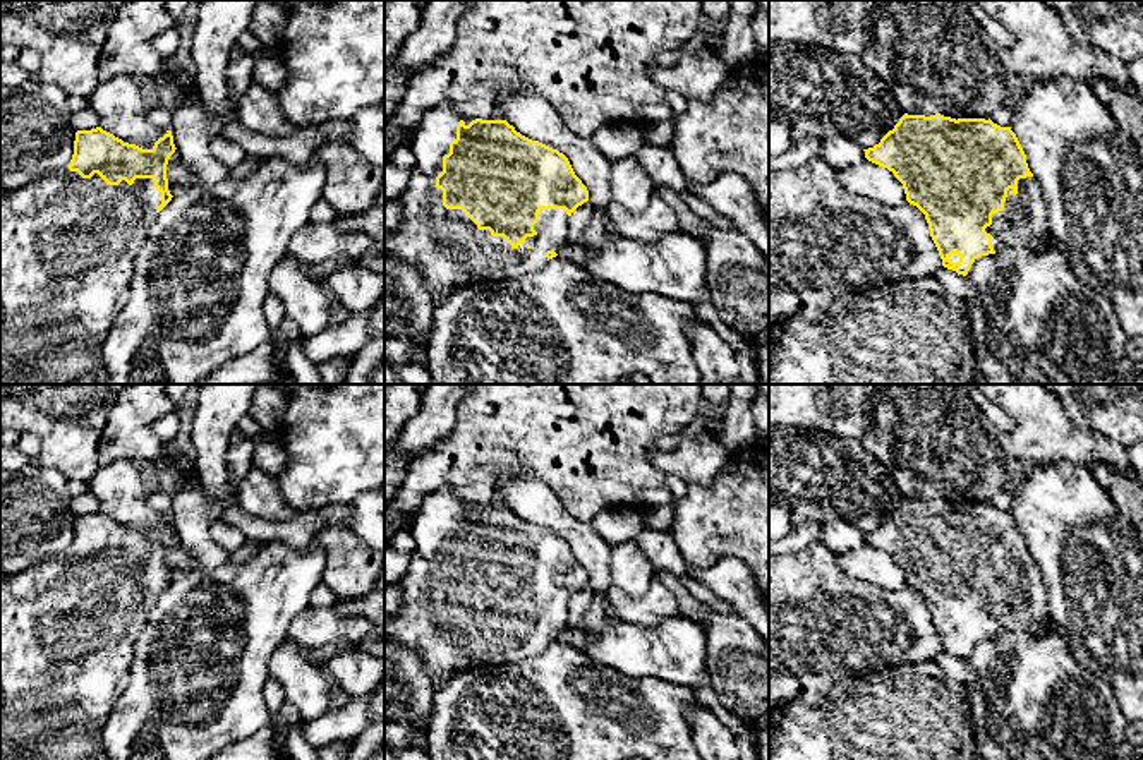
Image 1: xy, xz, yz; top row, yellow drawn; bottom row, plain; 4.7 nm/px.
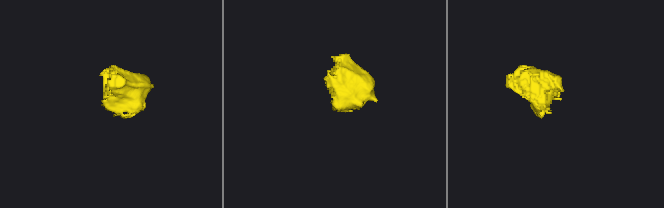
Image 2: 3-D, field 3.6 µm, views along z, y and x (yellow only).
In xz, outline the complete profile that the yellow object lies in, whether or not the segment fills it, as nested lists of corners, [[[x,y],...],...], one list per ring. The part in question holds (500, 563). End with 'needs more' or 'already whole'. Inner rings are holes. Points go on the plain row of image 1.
[[[451,489],[429,494],[410,527],[415,551],[408,571],[396,583],[402,609],[384,621],[384,640],[420,654],[426,669],[443,683],[463,669],[520,662],[541,654],[568,626],[568,602],[589,585],[589,575],[575,559],[568,542],[515,515],[506,504],[475,503],[470,508]]]; needs more

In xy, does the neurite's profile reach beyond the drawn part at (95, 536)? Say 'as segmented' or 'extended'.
extended

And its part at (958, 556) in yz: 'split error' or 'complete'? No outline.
split error

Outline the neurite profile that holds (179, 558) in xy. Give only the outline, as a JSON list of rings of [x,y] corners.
[[[177,534],[168,544],[166,563],[168,570],[173,570],[177,573],[192,571],[196,566],[196,559],[192,558],[190,551],[180,542]]]

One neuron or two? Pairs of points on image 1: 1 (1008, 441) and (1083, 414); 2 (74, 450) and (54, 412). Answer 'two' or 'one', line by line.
1: two
2: one

